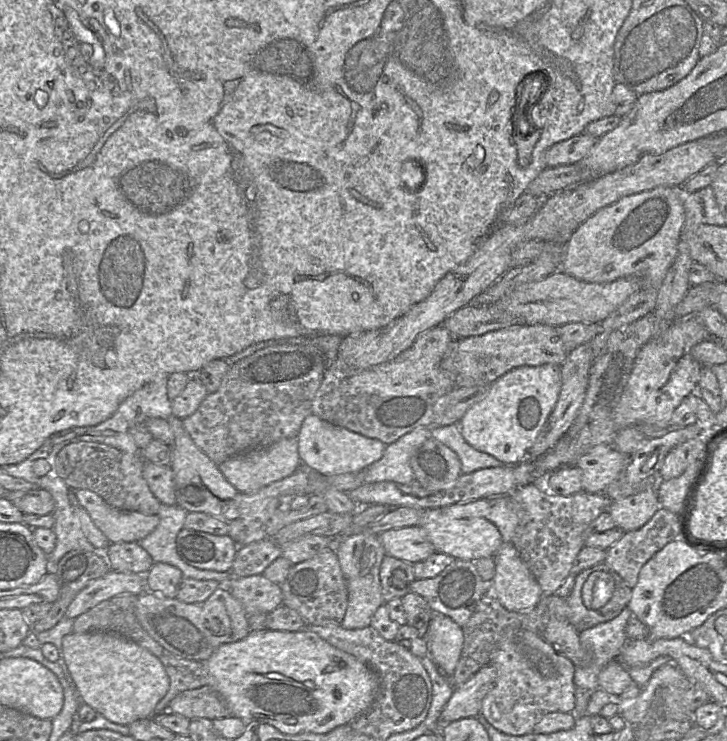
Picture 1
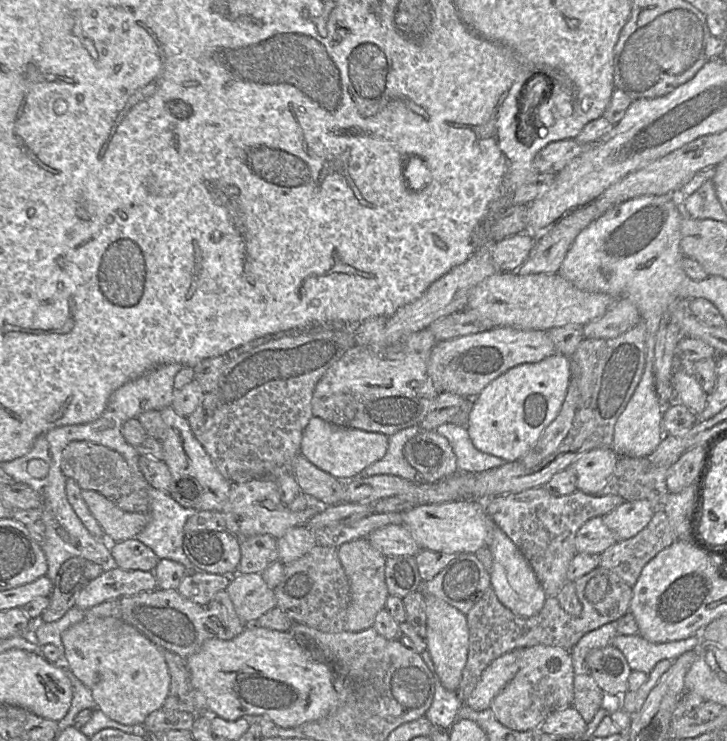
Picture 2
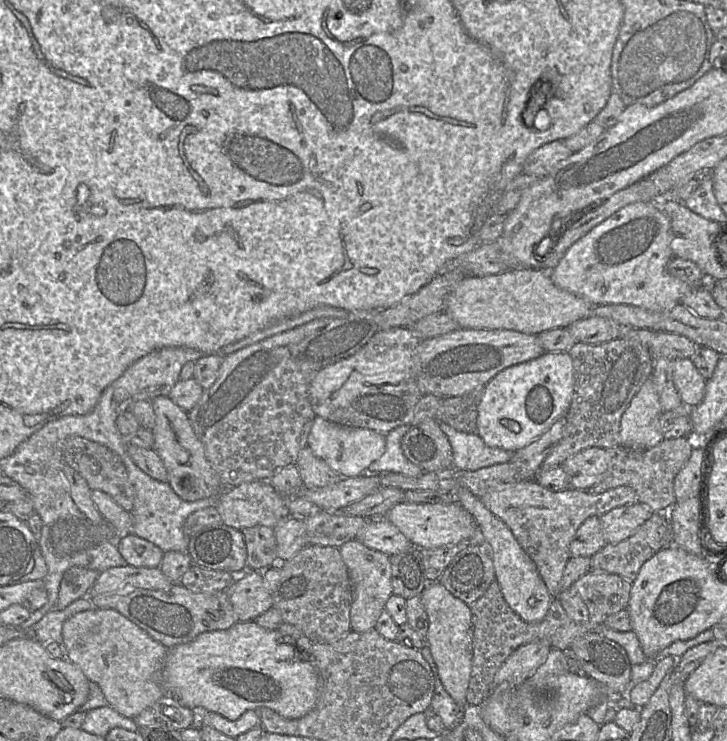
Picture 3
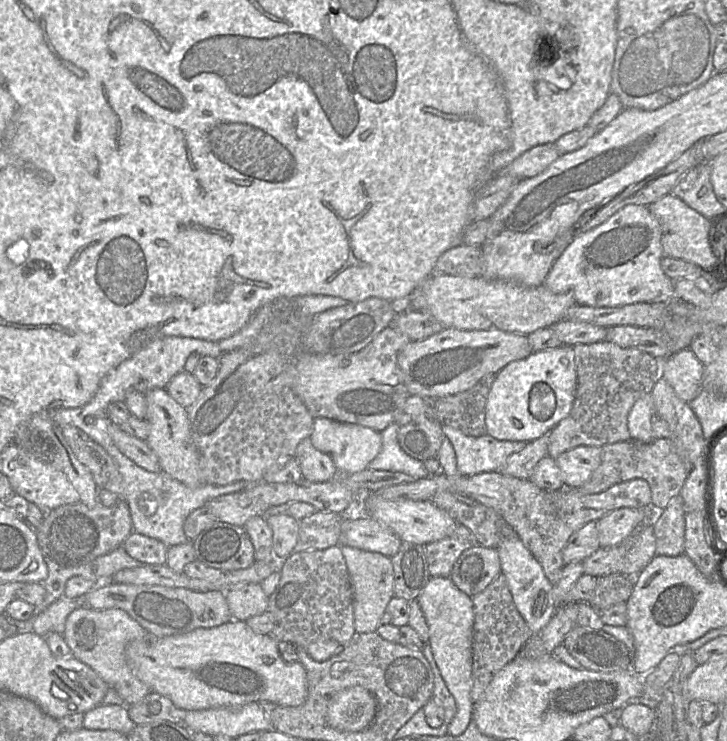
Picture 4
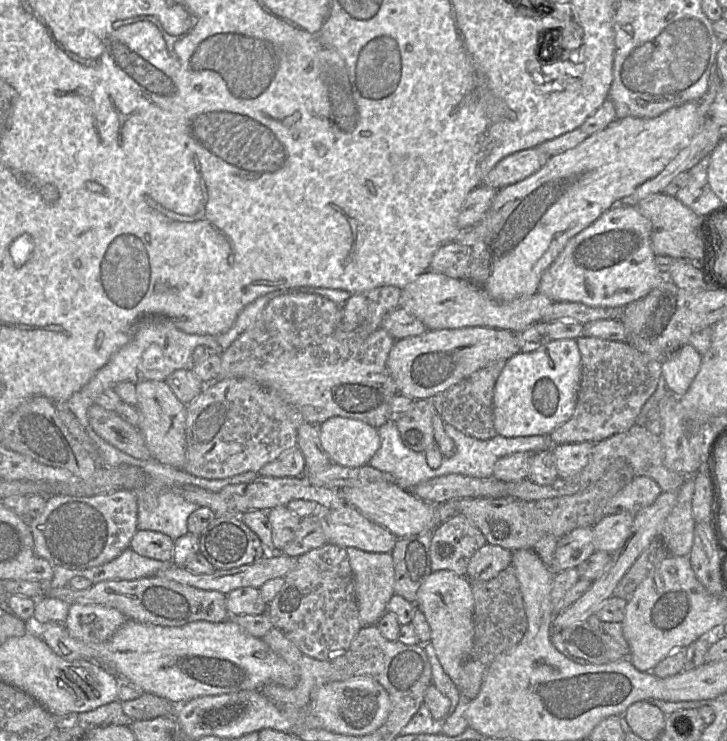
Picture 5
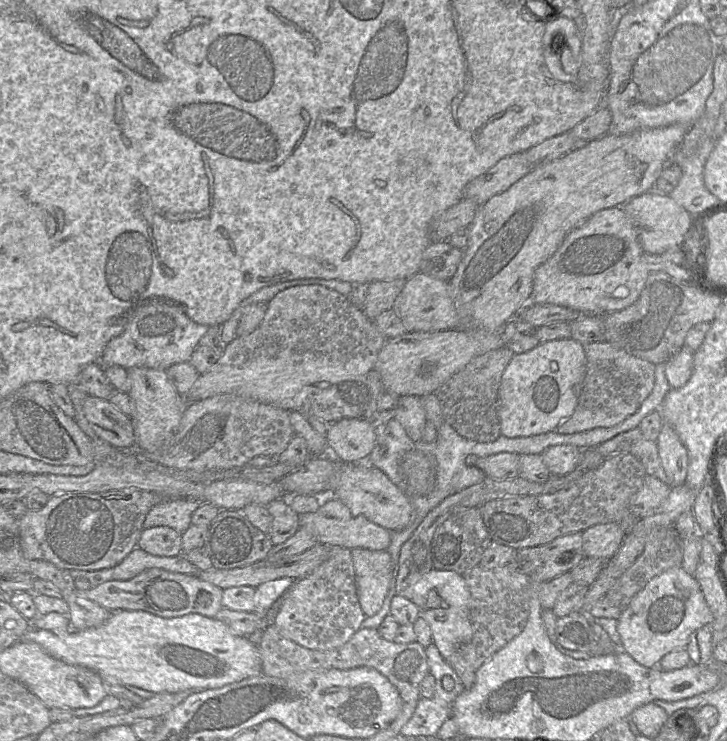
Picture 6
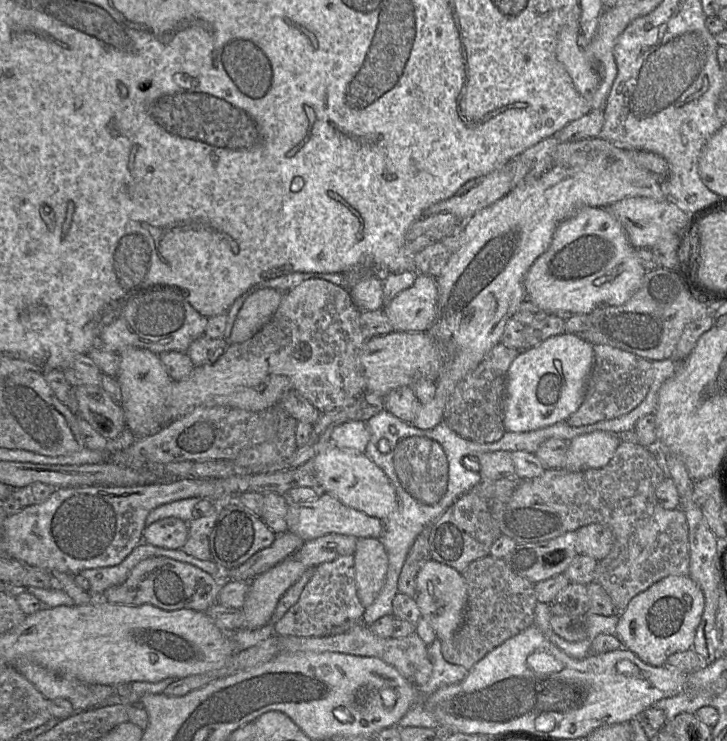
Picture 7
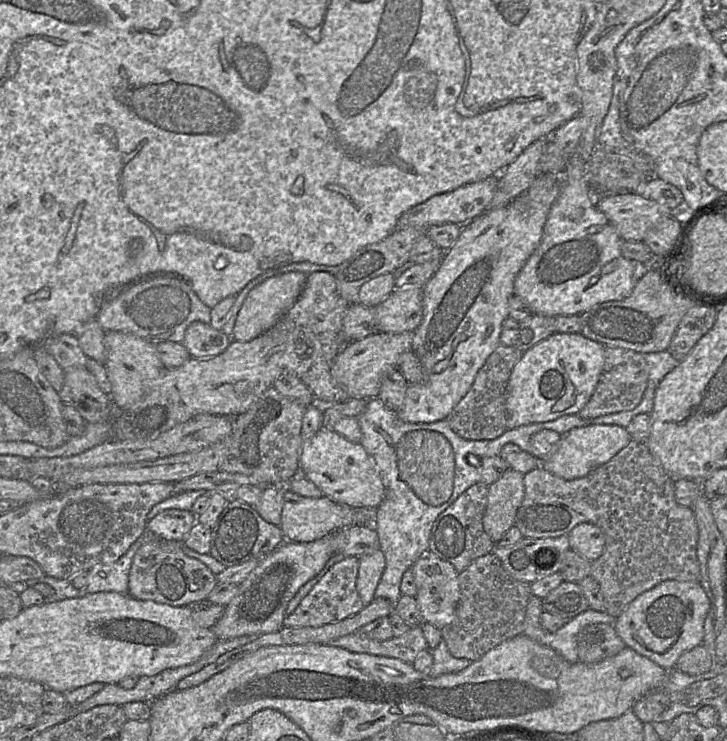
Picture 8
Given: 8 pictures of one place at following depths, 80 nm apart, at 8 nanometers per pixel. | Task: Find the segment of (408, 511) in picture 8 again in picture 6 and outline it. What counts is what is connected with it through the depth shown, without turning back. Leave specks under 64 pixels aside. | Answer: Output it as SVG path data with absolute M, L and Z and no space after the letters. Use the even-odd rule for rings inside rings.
M394 418L374 427L376 445L364 462L381 470L405 494L412 505L412 517L410 523L405 528L392 532L391 542L387 549L393 562L393 578L390 582L389 591L381 609L375 615L365 617L362 622L362 627L373 629L377 629L385 617L390 614L392 598L397 595L395 574L403 544L411 537L426 515L445 498L485 479L485 473L471 463L472 460L469 460L469 456L486 457L501 452L516 453L518 455L541 454L550 446L563 444L570 444L580 449L588 449L615 437L614 430L603 430L603 428L599 427L574 434L560 434L556 431L550 431L538 435L515 438L500 435L493 442L481 443L465 439L448 423L443 421L437 430L437 437L433 442L424 442L422 440L413 442L403 426Z

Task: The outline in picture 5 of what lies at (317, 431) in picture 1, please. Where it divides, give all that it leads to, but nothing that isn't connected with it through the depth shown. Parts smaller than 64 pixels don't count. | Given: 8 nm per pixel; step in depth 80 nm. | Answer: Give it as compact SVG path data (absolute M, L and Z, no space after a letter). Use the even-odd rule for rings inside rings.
M332 417L318 427L323 449L338 465L367 465L380 448L377 429L360 420Z

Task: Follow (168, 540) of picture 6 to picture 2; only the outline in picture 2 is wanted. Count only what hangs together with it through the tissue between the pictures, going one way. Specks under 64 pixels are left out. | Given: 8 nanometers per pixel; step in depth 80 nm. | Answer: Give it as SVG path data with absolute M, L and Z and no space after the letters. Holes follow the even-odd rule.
M136 538L107 544L111 546L113 564L123 570L153 572L160 560L151 548Z

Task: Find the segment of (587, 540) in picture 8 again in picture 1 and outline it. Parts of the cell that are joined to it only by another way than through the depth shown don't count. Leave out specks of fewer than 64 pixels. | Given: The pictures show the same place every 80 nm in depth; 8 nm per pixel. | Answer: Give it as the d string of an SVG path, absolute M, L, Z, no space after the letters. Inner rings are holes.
M648 489L623 499L613 500L608 513L624 532L634 531L646 524L660 509L655 489Z

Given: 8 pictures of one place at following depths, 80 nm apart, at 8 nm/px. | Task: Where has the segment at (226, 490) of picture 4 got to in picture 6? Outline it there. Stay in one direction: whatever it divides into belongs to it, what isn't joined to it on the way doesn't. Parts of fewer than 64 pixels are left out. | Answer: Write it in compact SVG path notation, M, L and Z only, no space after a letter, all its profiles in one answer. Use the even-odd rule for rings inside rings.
M166 498L151 508L145 518L143 528L168 526L183 534L191 524L192 514L199 506L200 502L196 500Z

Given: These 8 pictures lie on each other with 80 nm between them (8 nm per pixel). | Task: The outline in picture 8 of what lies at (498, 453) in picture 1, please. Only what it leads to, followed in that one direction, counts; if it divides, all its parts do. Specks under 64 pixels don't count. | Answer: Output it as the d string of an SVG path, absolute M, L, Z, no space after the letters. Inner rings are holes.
M556 332L527 351L507 383L507 429L578 414L591 398L602 373L605 347L581 333Z

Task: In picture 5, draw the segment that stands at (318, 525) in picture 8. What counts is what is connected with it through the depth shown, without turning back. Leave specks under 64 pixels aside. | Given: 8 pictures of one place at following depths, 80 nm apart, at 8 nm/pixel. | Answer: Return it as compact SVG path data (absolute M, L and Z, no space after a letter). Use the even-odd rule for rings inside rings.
M344 505L322 512L327 543L370 553L391 553L397 543L390 531L353 507Z

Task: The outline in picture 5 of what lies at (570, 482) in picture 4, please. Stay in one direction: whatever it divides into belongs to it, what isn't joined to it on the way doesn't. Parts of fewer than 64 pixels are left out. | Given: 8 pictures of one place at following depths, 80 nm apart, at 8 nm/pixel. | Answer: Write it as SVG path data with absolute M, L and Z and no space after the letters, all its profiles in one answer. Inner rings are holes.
M589 442L554 445L551 452L558 477L571 477L581 471L589 461L593 445Z

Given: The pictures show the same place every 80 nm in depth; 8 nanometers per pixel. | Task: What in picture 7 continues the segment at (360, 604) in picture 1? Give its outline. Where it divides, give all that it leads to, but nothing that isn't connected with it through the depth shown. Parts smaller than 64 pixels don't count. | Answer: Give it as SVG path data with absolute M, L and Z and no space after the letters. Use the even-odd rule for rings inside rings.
M360 538L353 556L357 595L366 608L372 605L384 585L388 555L379 539Z

